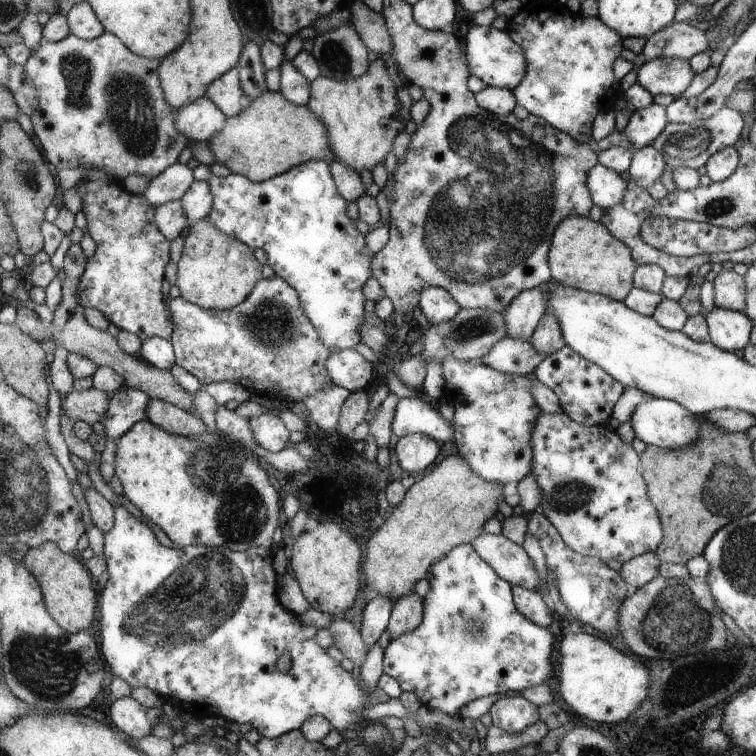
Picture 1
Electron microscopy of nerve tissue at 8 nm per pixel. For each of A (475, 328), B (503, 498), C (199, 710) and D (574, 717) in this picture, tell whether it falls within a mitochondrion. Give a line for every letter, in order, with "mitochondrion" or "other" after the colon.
A: mitochondrion
B: other
C: other
D: other

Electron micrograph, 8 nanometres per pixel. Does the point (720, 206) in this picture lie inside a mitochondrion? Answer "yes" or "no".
yes

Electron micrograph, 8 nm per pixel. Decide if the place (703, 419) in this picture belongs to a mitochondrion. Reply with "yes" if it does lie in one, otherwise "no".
no

